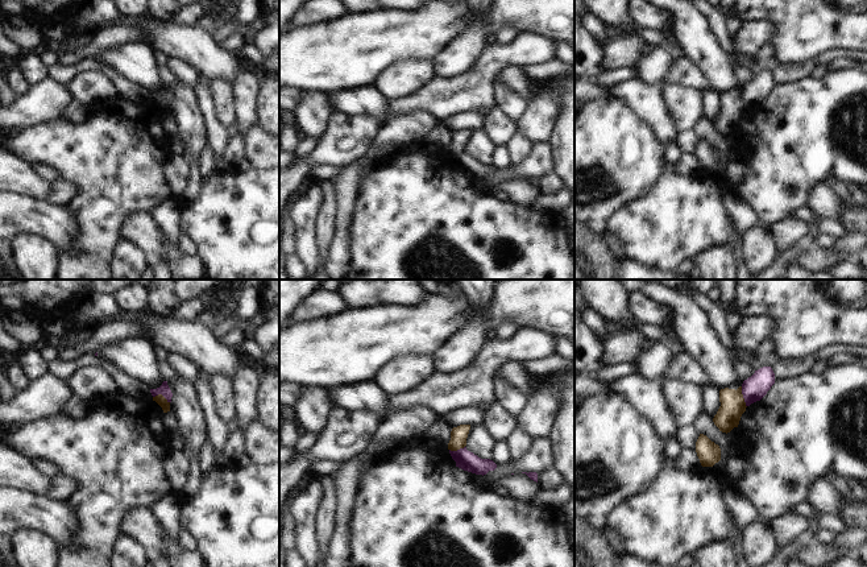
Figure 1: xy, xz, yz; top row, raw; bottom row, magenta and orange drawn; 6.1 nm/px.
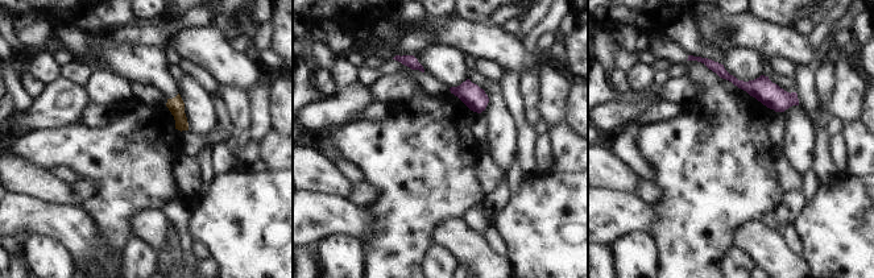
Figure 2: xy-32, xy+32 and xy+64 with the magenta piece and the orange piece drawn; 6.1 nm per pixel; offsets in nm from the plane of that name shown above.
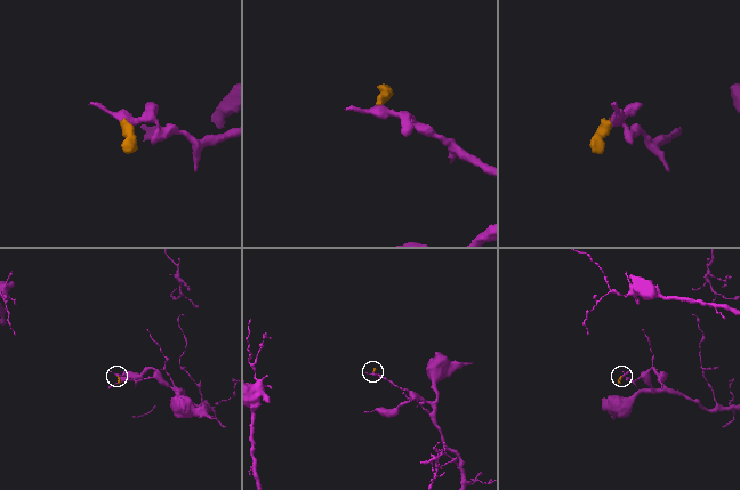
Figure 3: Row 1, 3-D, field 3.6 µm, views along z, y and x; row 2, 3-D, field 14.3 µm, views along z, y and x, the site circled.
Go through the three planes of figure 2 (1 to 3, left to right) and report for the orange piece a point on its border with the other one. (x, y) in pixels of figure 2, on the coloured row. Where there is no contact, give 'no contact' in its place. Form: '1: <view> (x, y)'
1: no contact
2: no contact
3: no contact

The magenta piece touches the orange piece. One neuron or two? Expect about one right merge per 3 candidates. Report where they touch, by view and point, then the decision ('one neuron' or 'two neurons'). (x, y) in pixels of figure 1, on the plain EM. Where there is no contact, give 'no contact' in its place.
contact yz (743, 102); two neurons

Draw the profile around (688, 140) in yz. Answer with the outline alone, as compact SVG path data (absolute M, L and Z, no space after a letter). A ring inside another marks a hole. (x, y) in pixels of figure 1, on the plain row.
M688 129L679 133L676 141L683 153L696 154L696 146L700 141L700 136L694 129Z

